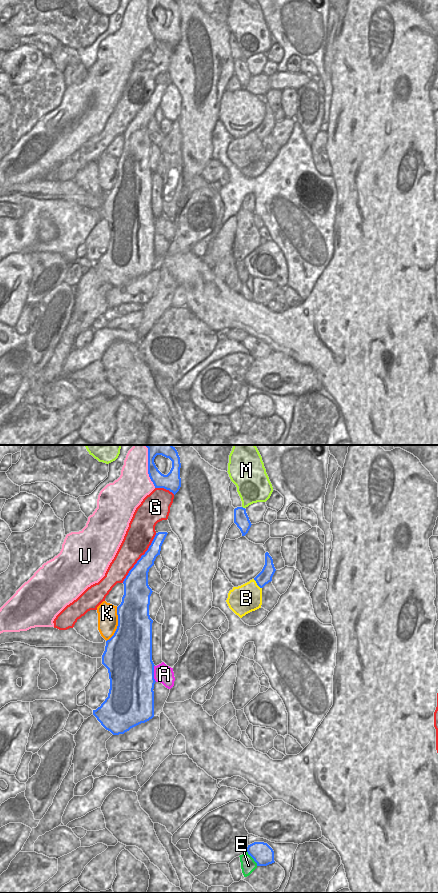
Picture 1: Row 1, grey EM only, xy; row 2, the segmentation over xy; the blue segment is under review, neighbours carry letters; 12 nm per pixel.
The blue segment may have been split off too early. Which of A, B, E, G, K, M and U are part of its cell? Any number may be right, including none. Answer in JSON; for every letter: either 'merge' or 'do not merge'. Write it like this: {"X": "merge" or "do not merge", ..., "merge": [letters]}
{"A": "do not merge", "B": "do not merge", "E": "do not merge", "G": "do not merge", "K": "do not merge", "M": "do not merge", "U": "do not merge", "merge": []}

